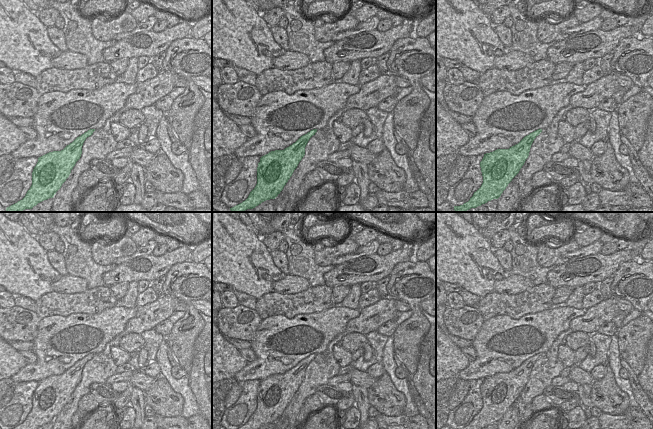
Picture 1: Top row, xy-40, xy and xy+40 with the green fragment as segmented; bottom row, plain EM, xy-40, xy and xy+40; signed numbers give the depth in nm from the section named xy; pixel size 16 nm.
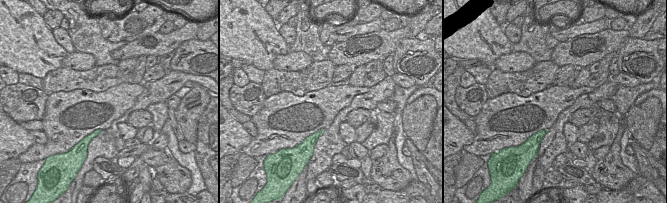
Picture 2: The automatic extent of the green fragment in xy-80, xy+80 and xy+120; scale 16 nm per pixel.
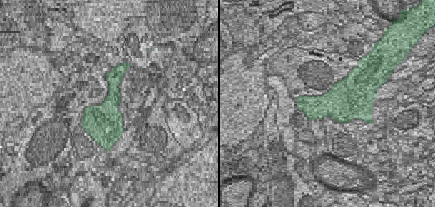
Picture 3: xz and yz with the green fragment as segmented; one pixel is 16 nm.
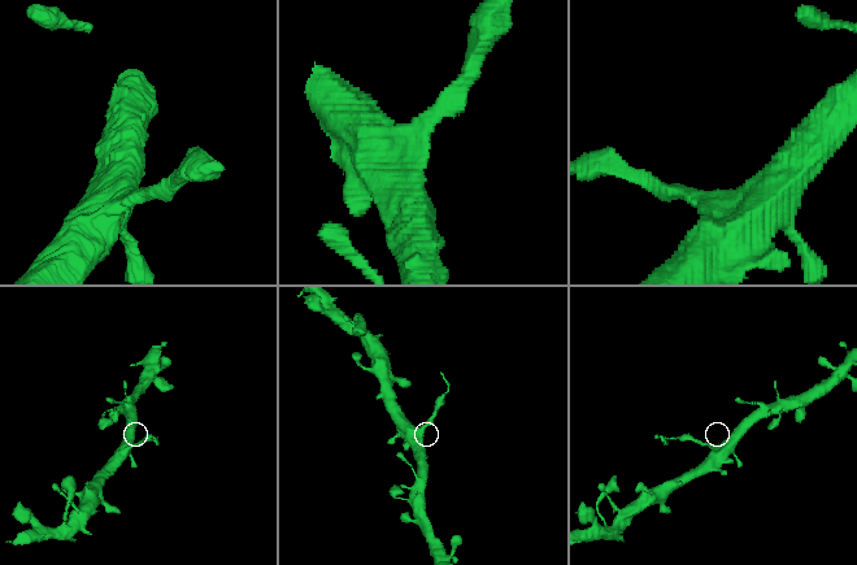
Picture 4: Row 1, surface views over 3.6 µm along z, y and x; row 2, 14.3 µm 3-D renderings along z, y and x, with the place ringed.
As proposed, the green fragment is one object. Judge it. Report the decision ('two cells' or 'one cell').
two cells

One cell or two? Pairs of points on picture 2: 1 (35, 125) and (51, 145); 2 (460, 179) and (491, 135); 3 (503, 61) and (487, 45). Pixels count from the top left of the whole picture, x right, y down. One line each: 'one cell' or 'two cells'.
1: two cells
2: two cells
3: two cells

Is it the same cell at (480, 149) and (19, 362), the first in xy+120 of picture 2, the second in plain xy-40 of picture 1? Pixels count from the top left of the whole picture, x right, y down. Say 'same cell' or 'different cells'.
different cells

